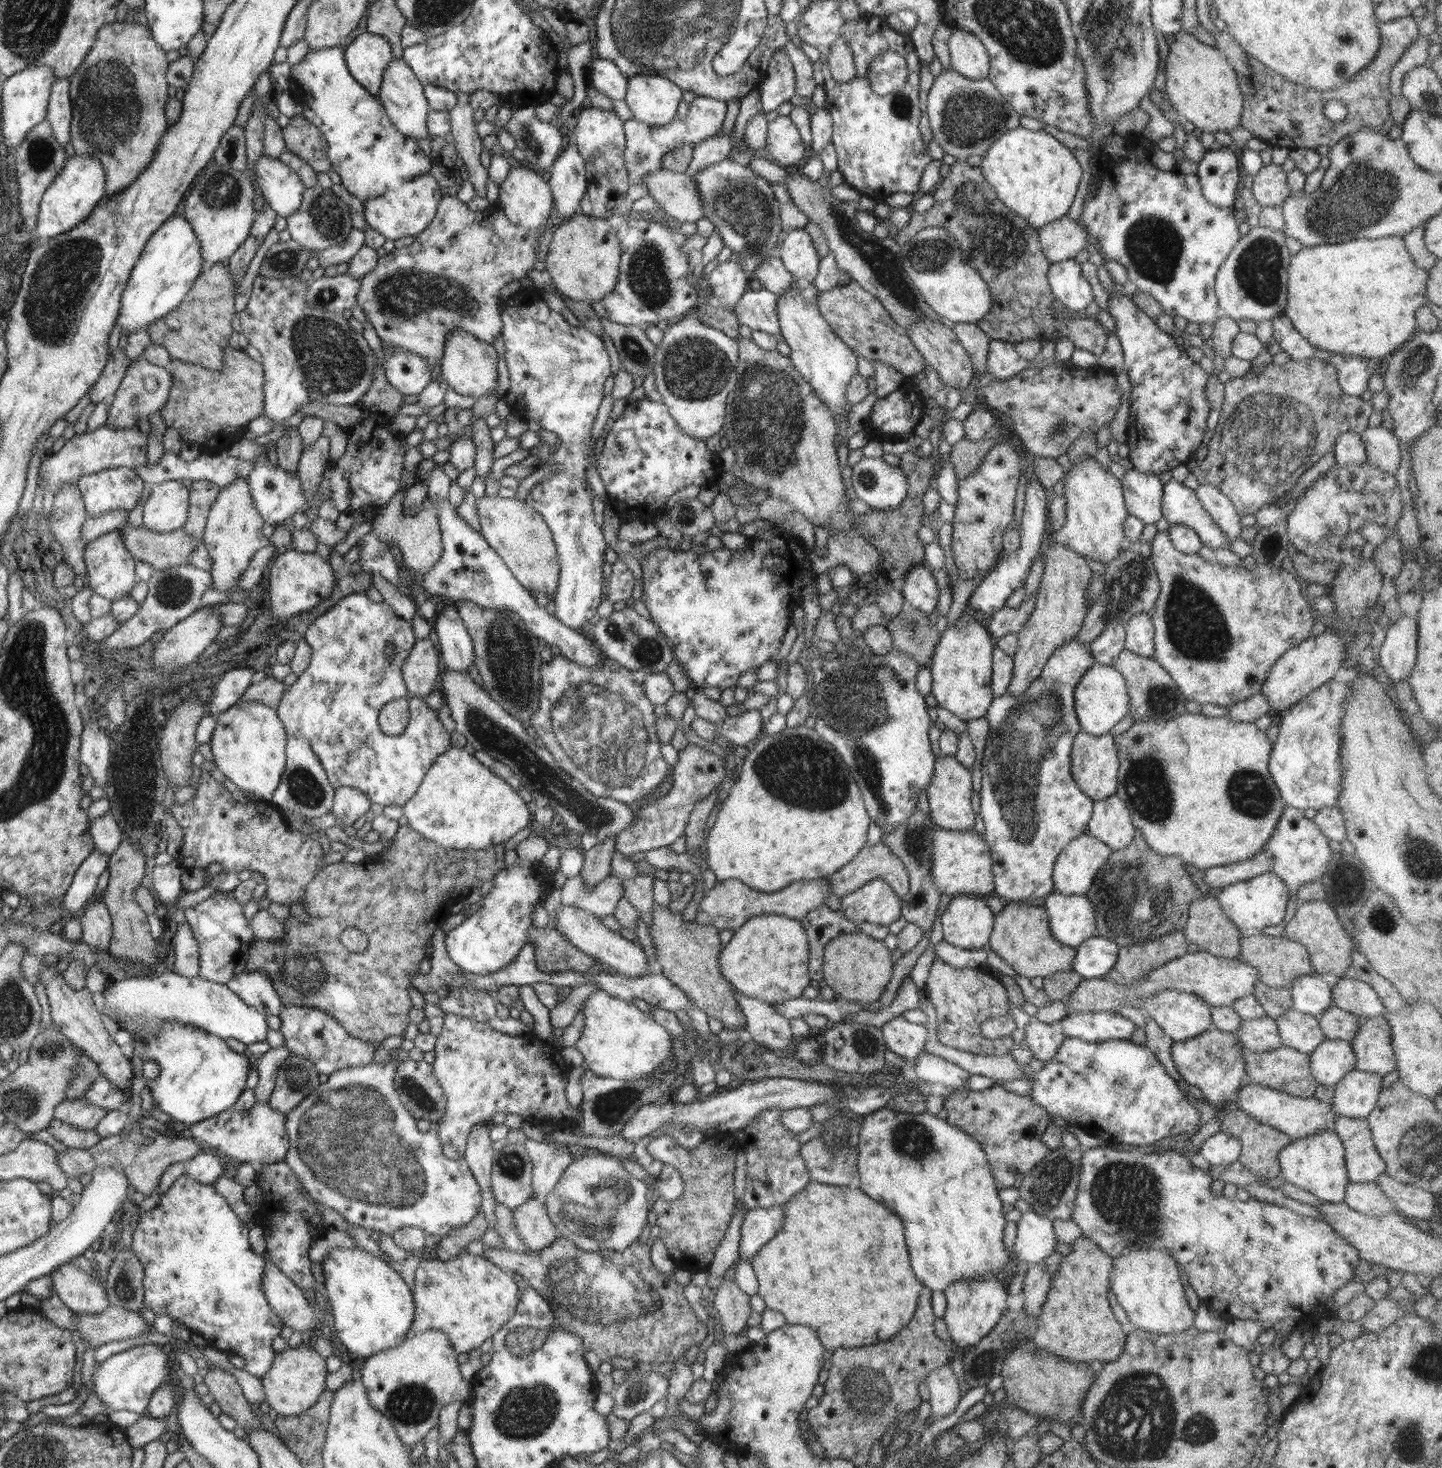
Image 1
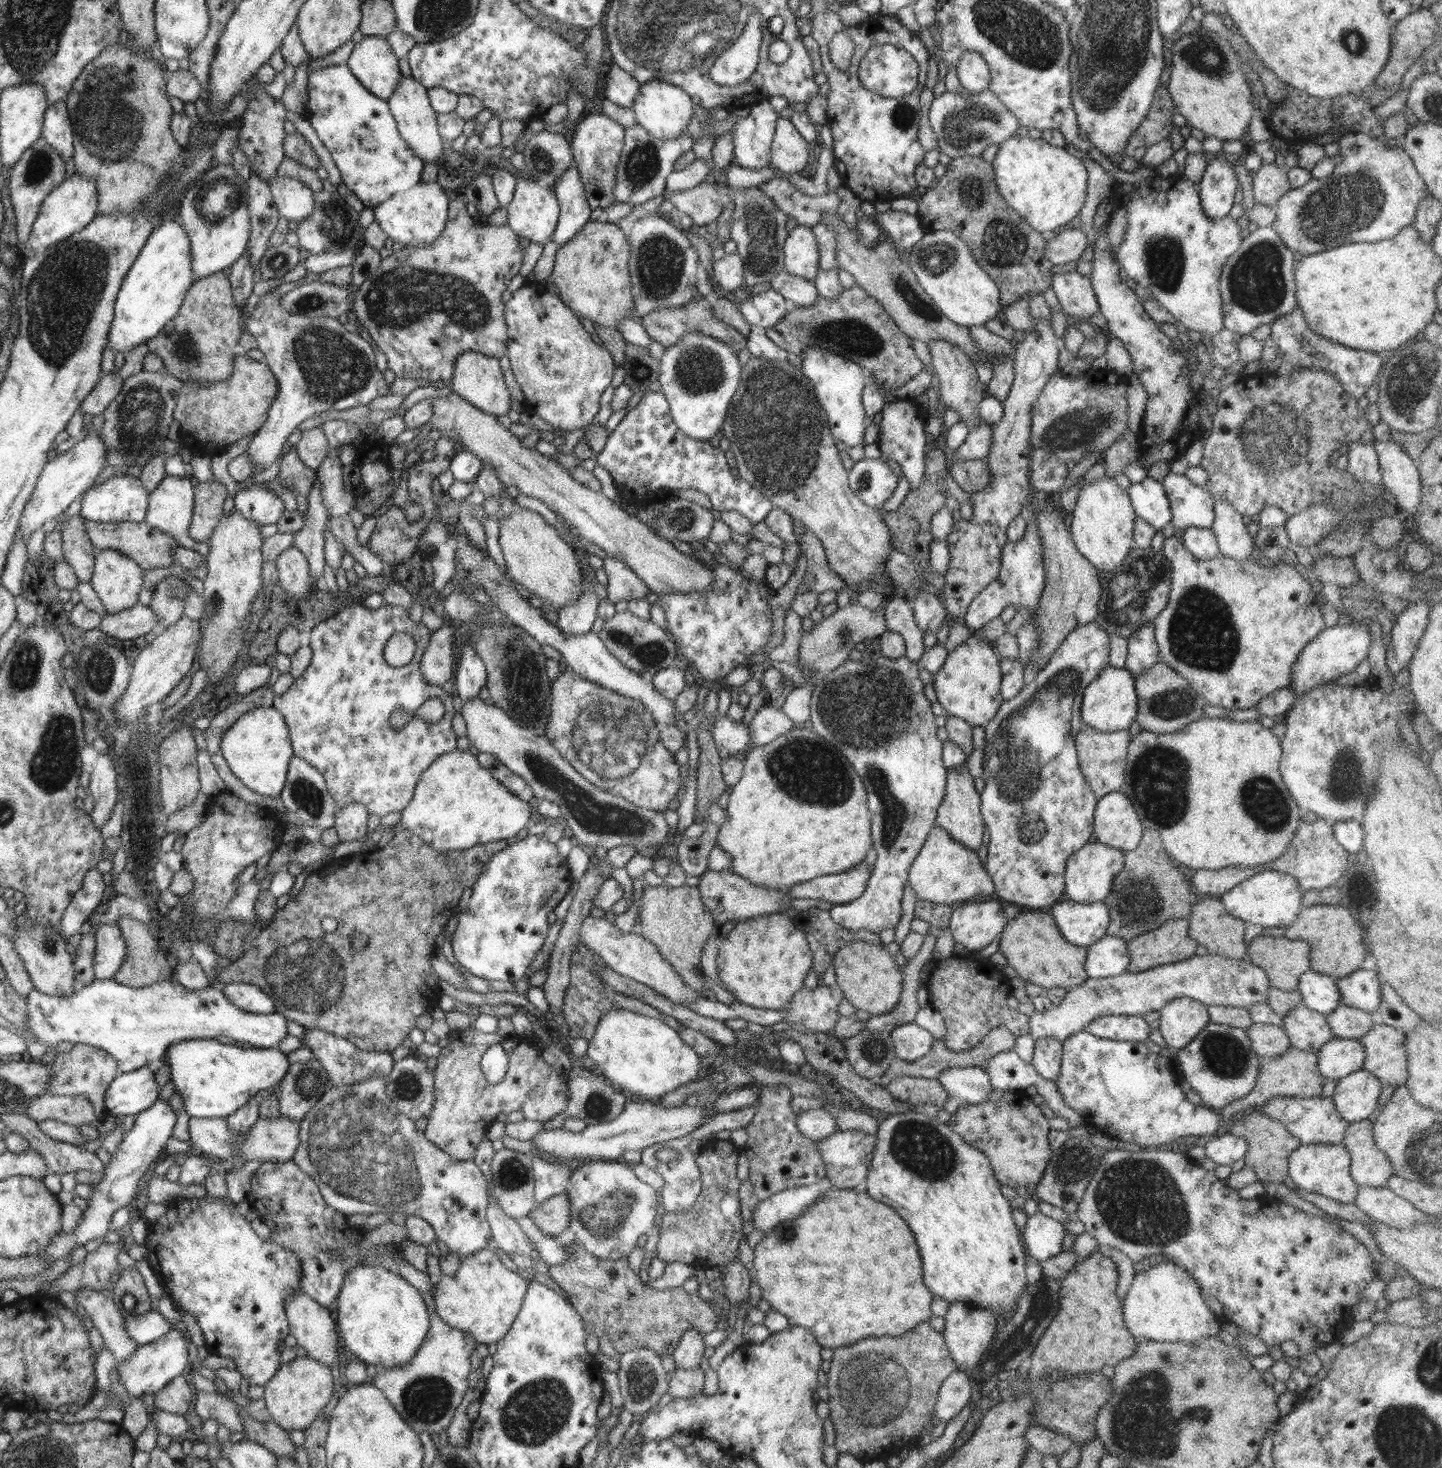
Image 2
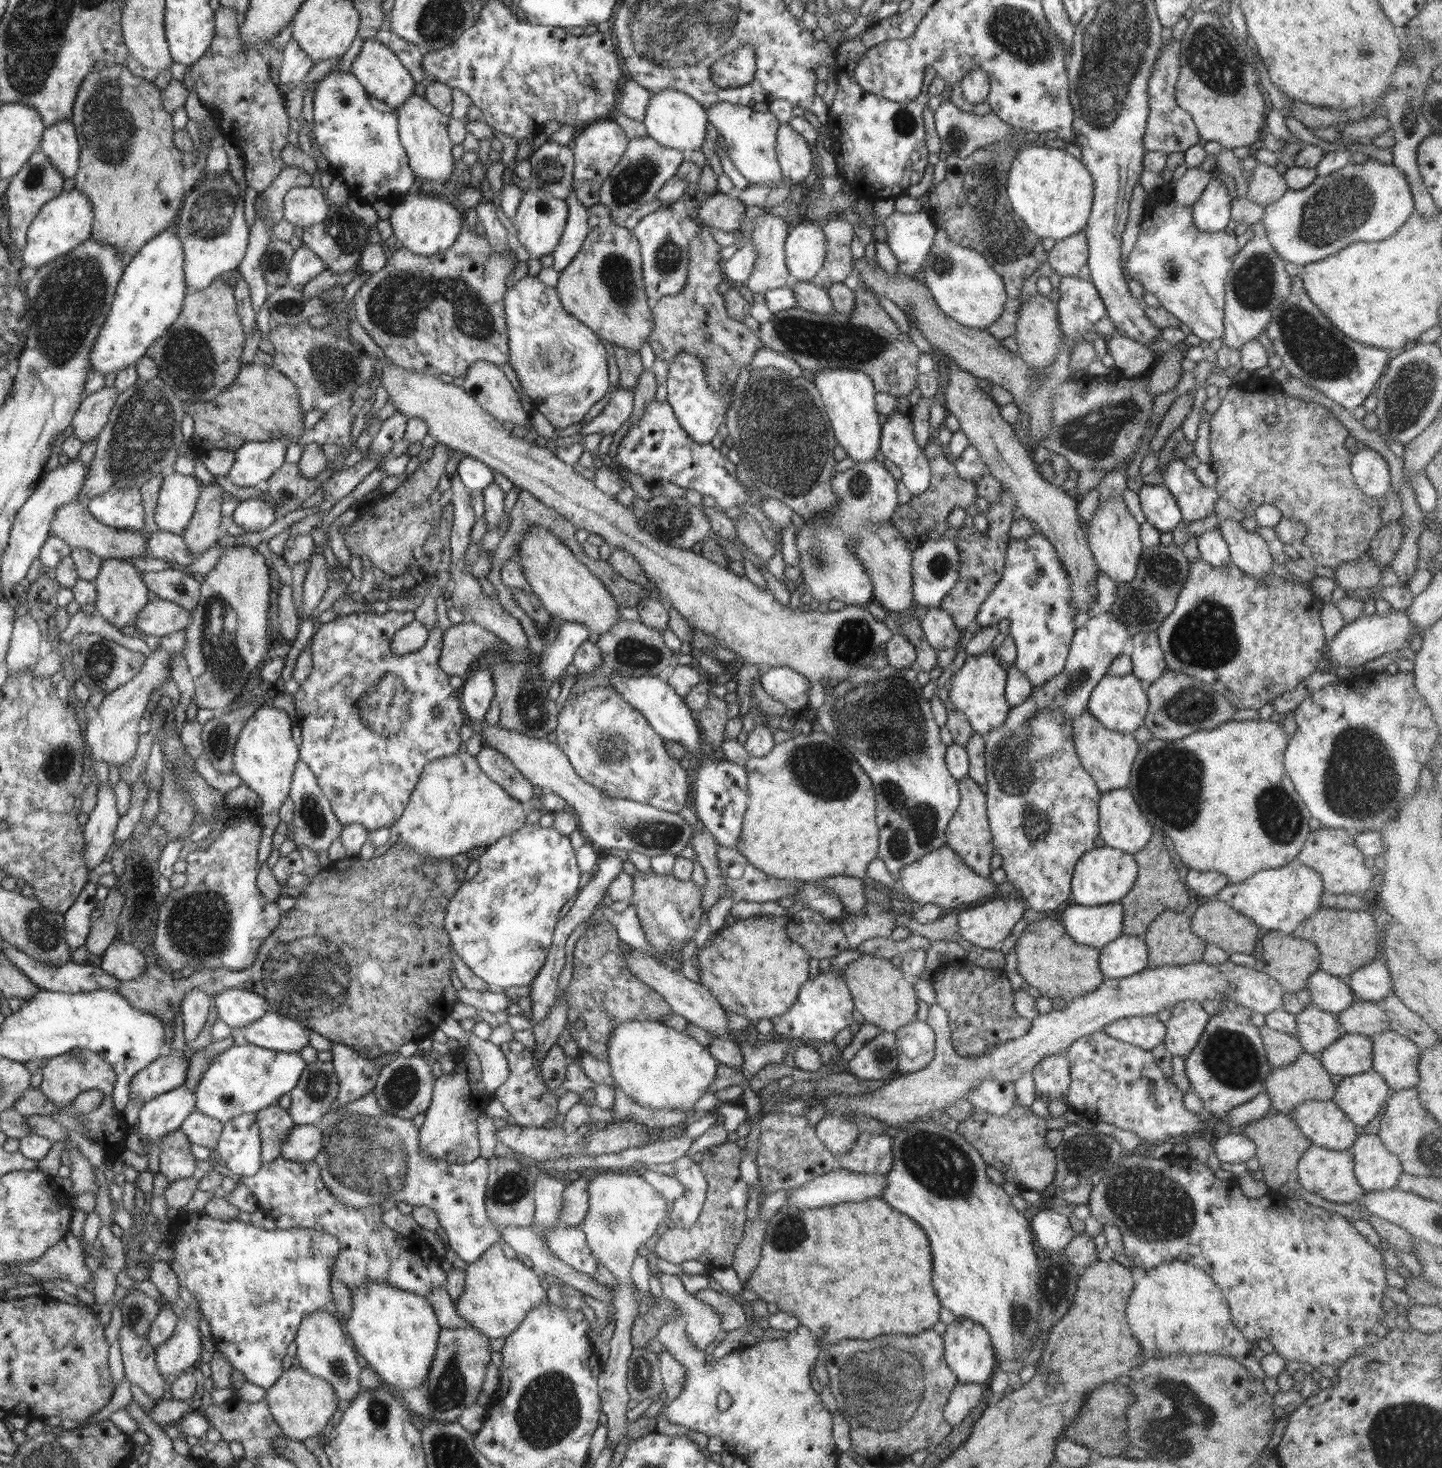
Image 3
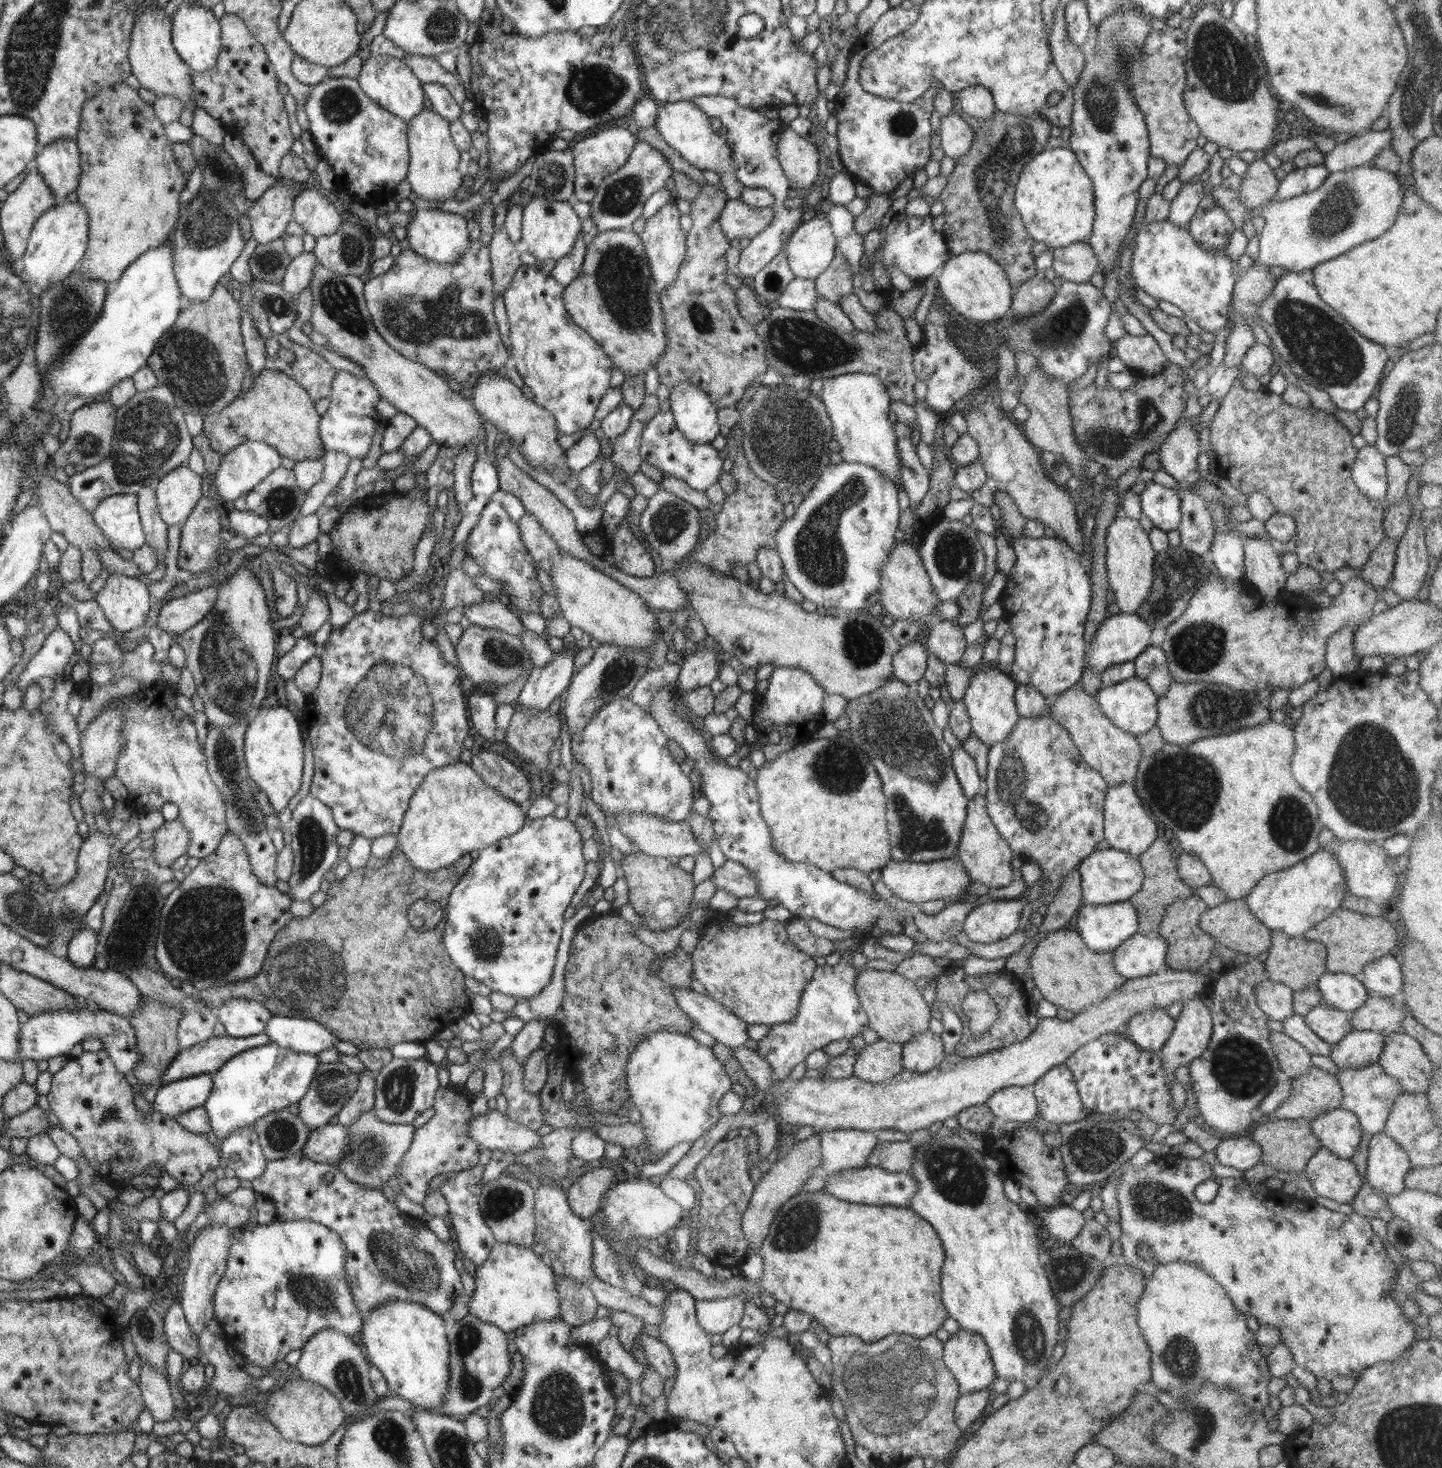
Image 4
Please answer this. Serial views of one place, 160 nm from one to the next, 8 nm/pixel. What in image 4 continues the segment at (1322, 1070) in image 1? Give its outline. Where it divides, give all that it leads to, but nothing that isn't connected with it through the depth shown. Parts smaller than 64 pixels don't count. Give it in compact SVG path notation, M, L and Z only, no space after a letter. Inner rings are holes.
M1353 1029L1338 1044L1331 1046L1329 1056L1339 1069L1372 1065L1382 1054L1384 1038L1382 1032Z

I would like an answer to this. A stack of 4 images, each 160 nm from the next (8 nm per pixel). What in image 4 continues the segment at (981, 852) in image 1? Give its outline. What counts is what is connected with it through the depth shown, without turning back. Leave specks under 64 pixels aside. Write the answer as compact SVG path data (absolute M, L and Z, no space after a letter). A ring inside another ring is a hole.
M941 858L928 862L910 862L891 860L880 869L881 880L892 890L894 896L911 902L926 903L937 899L956 898L966 893L966 887L970 884L964 865L956 858Z

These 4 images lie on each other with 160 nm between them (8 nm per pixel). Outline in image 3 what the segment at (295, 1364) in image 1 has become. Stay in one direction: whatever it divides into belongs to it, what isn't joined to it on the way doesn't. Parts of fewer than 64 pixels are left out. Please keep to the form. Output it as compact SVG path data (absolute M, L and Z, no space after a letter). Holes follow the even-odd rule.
M298 1365L285 1370L276 1380L276 1384L266 1389L264 1398L283 1434L300 1442L304 1442L311 1436L318 1436L324 1430L328 1420L332 1419L332 1414L340 1404L332 1386L326 1380L312 1376L306 1371L304 1367Z

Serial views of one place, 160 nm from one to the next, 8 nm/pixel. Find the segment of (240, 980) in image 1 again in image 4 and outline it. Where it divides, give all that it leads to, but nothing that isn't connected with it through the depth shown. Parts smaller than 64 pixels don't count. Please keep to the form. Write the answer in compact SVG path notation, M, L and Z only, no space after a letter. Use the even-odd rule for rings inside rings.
M249 998L228 999L215 1009L215 1013L226 1034L233 1038L262 1033L272 1016L261 1002Z

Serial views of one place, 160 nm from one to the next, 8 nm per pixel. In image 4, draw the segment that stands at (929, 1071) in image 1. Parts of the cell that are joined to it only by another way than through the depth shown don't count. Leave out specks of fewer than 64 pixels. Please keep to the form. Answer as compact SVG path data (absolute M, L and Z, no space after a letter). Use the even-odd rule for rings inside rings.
M1011 1086L991 1094L985 1102L999 1122L1019 1122L1027 1126L1039 1111L1037 1100L1029 1086Z

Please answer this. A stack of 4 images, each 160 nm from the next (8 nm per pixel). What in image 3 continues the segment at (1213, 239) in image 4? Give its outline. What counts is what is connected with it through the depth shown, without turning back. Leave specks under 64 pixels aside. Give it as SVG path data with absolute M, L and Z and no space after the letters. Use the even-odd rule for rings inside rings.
M1213 169L1210 182L1203 188L1198 200L1192 205L1195 225L1205 233L1224 231L1231 220L1231 196Z

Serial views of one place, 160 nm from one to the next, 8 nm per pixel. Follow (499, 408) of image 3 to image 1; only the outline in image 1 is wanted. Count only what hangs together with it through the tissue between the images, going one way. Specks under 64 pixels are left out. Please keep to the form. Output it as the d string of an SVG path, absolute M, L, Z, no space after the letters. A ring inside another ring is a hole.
M454 330L444 346L441 377L448 383L450 389L476 400L484 394L497 393L498 386L498 354L492 345L472 337L464 330Z

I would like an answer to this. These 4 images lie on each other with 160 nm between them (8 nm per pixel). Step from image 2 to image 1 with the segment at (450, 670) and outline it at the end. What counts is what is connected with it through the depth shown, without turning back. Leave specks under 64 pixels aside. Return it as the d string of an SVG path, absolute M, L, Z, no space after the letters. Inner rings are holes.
M428 638L417 639L401 668L409 698L425 698L435 690L442 666L437 645Z

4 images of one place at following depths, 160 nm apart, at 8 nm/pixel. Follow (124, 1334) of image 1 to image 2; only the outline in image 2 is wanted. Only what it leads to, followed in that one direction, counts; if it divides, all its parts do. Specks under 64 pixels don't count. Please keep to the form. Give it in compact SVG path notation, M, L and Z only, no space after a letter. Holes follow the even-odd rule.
M150 1311L138 1318L125 1318L124 1329L128 1336L139 1345L147 1345L170 1332L172 1325L160 1314Z

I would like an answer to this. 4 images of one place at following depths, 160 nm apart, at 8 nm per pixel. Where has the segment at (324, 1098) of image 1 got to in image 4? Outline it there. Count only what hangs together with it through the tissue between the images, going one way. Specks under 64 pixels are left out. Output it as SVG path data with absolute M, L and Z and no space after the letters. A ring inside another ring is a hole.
M370 1110L361 1112L347 1128L351 1134L349 1140L351 1147L345 1157L335 1165L352 1182L361 1184L364 1188L380 1188L383 1191L383 1186L390 1180L390 1176L399 1176L400 1161L413 1141L414 1127L382 1122ZM476 1165L466 1170L459 1170L452 1174L452 1177L442 1181L439 1184L439 1191L444 1195L448 1203L447 1215L450 1224L456 1232L456 1242L458 1248L462 1251L465 1259L474 1262L476 1266L482 1266L484 1261L488 1260L488 1254L496 1242L493 1238L493 1232L484 1222L483 1214L480 1212L479 1198L481 1193L481 1178L483 1177L485 1167Z

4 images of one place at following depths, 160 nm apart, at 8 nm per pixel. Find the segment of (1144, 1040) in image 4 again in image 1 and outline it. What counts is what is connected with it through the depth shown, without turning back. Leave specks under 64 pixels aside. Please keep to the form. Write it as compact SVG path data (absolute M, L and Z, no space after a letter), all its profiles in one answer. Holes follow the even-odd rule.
M1114 1011L1087 1012L1066 1015L1057 1023L1065 1038L1088 1043L1130 1040L1138 1028L1133 1021Z

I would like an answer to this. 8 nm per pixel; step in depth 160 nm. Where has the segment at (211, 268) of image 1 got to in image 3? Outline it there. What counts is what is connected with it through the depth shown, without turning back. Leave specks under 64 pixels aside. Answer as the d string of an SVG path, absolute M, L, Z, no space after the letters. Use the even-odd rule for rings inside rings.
M216 279L204 290L191 290L184 298L178 319L146 352L157 366L159 377L172 387L182 404L210 402L230 386L242 368L245 336L239 320L233 288Z

